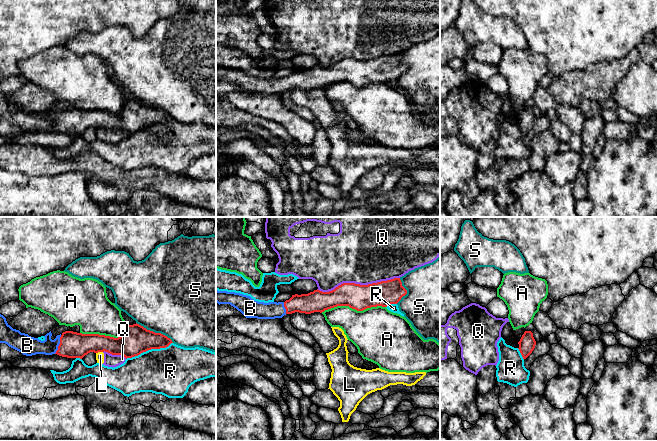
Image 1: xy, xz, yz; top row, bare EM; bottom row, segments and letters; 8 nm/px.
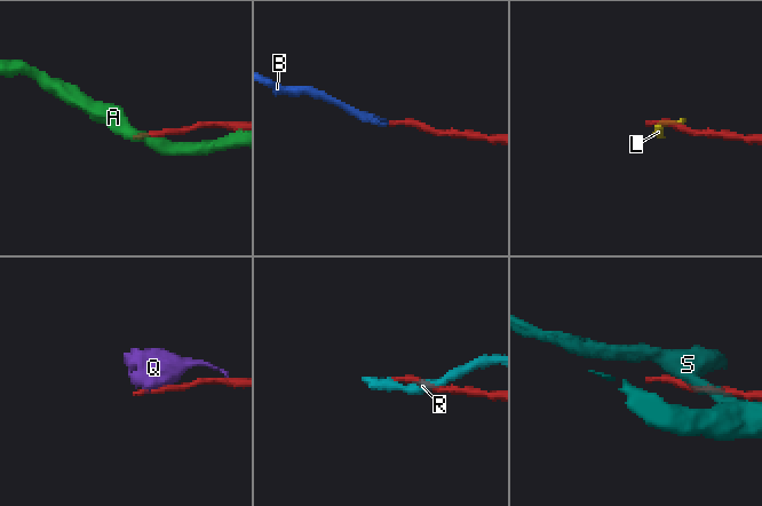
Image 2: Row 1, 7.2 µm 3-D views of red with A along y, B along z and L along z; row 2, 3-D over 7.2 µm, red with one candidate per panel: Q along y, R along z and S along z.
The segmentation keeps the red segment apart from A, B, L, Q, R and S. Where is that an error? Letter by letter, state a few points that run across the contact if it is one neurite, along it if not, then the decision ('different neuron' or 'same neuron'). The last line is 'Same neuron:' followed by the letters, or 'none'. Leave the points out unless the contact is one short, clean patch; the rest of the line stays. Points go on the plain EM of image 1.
A: different neuron
B: line xy (72, 120), (59, 120), (28, 121); same neuron
L: line xy (102, 127), (96, 129); different neuron
Q: different neuron
R: different neuron
S: different neuron
Same neuron: B

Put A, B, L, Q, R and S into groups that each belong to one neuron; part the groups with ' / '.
A / B / L Q / R / S

